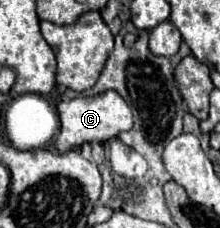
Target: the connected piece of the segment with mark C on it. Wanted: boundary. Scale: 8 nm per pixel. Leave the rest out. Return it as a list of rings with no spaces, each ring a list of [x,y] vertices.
[[[105,91],[95,97],[77,97],[71,101],[63,101],[57,105],[57,111],[61,119],[61,133],[55,141],[59,153],[79,147],[81,143],[105,143],[107,139],[117,137],[121,131],[129,131],[133,127],[131,107],[115,91]]]

